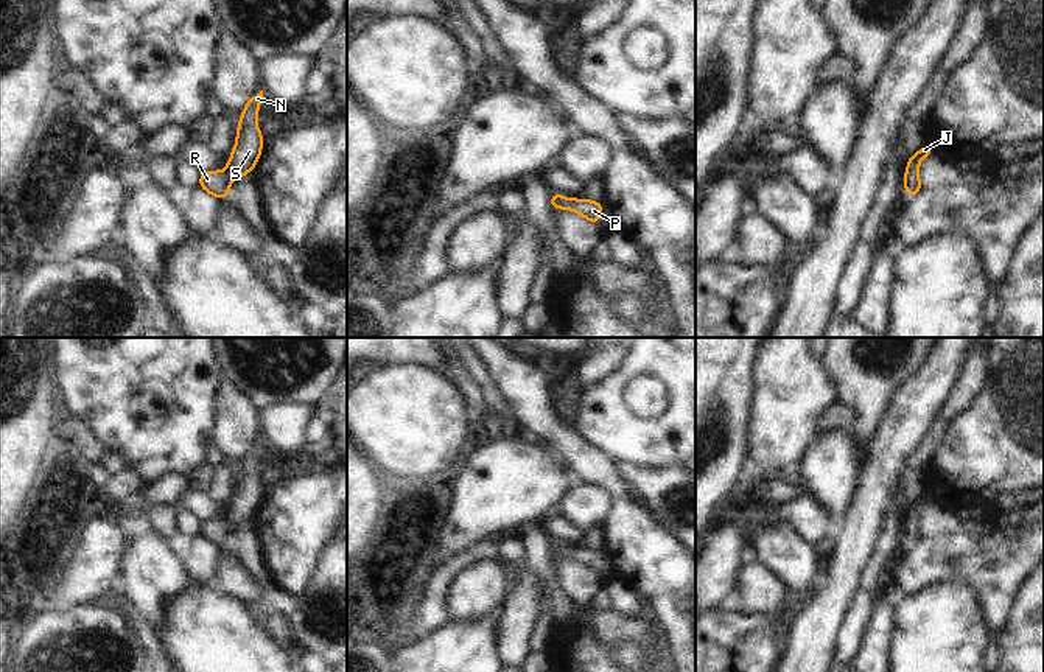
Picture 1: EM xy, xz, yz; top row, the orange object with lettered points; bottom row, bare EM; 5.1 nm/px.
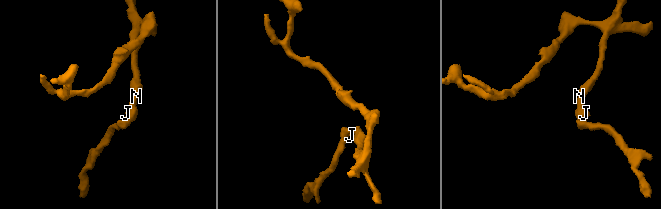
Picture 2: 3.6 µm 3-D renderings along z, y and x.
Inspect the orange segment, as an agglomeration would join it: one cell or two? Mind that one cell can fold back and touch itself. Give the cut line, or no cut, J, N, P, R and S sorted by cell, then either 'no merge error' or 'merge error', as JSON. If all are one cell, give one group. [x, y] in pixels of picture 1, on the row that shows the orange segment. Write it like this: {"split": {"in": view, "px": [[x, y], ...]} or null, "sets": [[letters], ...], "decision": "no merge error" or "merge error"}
{"split": null, "sets": [["J", "N", "P", "R", "S"]], "decision": "no merge error"}

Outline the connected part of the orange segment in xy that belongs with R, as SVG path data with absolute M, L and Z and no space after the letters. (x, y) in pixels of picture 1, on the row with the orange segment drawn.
M263 90L254 95L244 106L236 129L236 143L224 171L204 171L199 187L218 199L227 199L230 182L252 173L261 156L265 137L257 128L258 106L265 100Z

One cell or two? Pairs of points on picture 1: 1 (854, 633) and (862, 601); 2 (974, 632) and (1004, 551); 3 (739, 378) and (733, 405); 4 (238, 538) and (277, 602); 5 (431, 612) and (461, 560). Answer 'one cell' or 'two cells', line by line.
1: one cell
2: two cells
3: one cell
4: one cell
5: one cell

